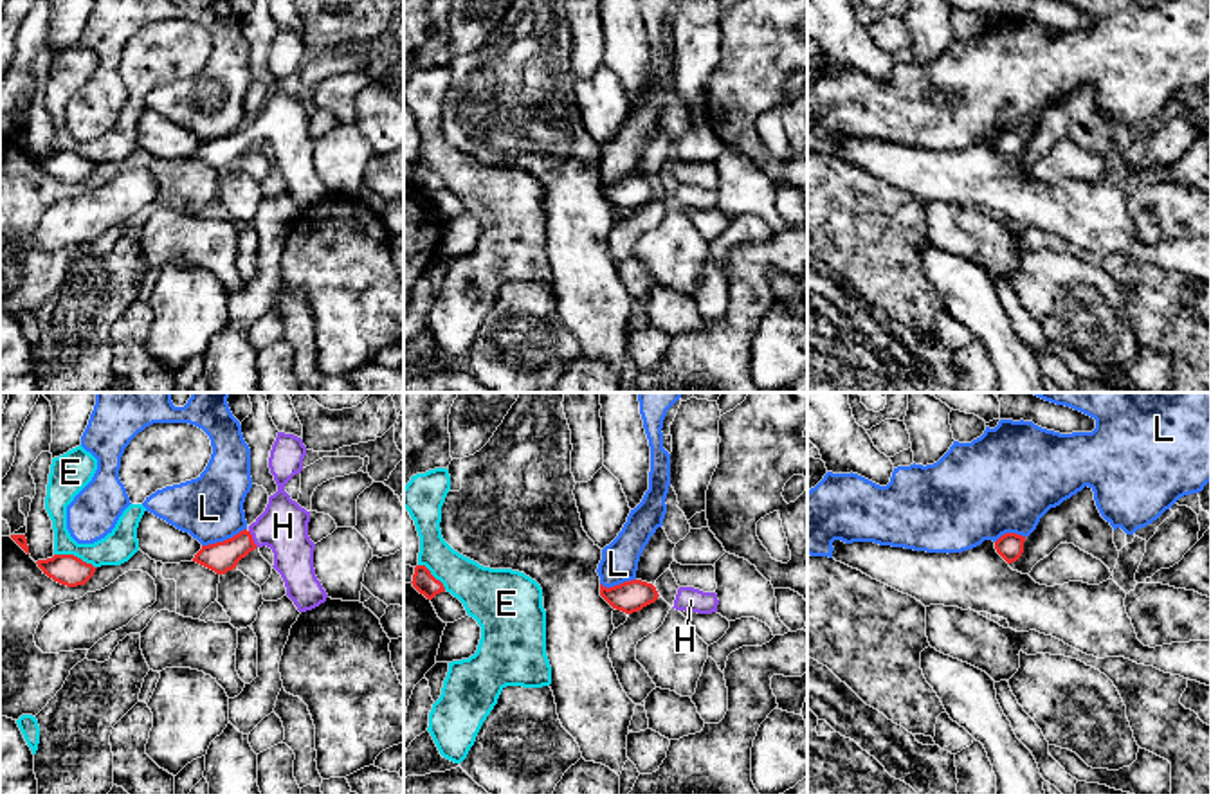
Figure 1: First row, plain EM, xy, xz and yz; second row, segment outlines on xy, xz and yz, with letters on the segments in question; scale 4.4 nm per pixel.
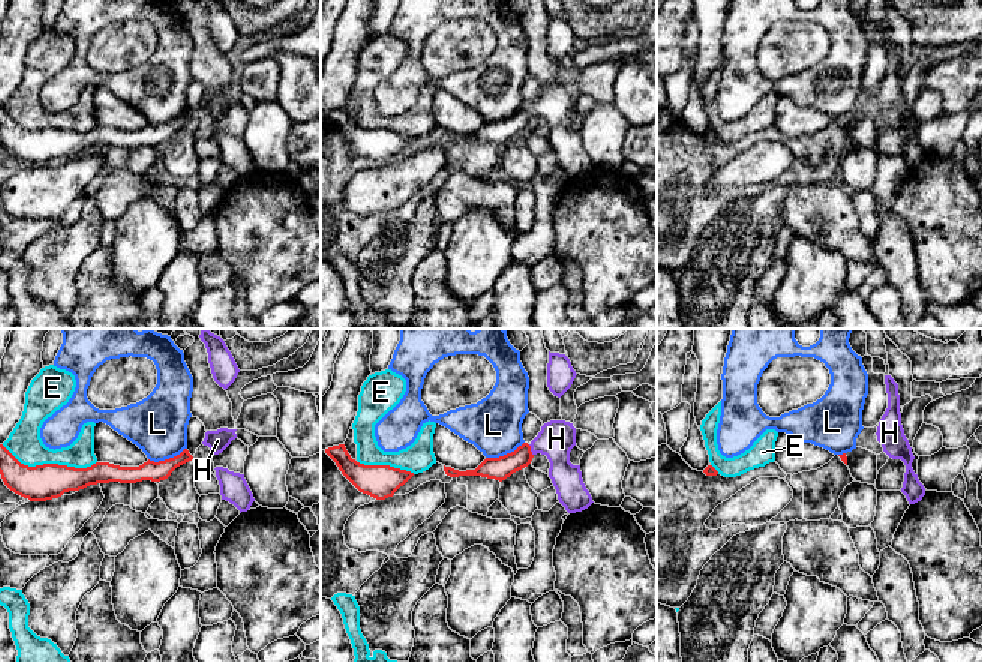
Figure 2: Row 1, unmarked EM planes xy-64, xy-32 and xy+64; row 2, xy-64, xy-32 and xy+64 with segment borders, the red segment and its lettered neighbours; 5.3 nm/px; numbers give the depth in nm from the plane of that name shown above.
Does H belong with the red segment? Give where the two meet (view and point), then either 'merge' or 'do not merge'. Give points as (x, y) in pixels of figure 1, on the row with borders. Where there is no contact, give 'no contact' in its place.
meets red in xy at (251, 539); merge

